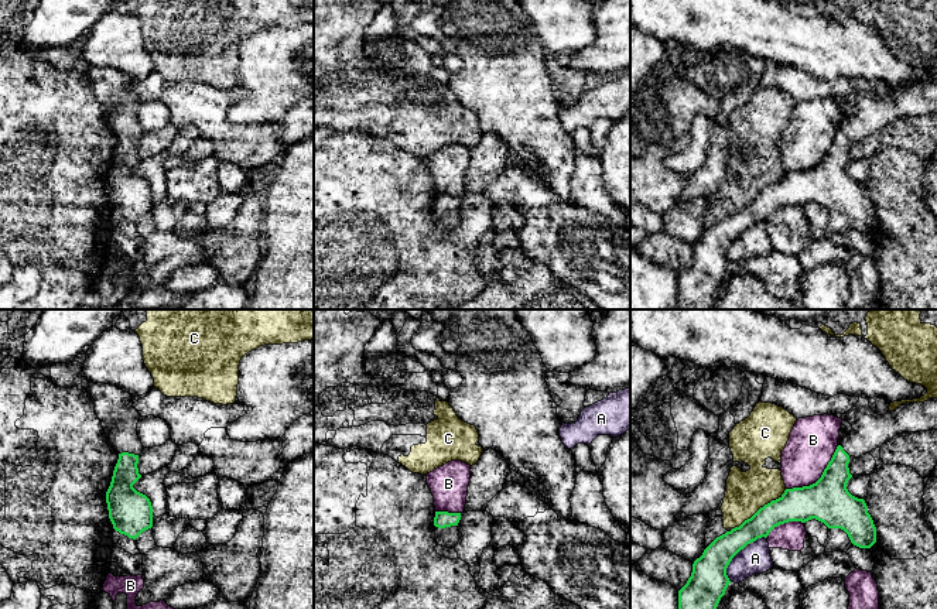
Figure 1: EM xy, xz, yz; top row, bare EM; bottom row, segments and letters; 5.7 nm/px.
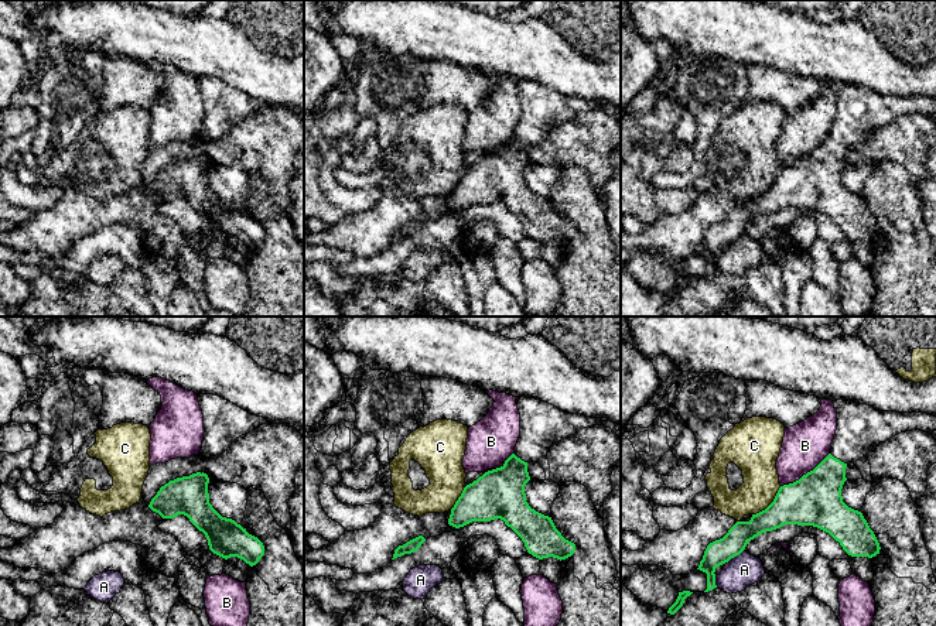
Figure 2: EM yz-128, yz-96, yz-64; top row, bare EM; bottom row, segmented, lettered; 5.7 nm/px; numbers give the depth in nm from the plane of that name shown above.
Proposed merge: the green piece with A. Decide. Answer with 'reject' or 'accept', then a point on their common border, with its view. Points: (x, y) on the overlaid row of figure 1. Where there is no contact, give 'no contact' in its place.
reject | yz (737, 553)

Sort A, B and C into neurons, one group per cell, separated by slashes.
A / B / C

